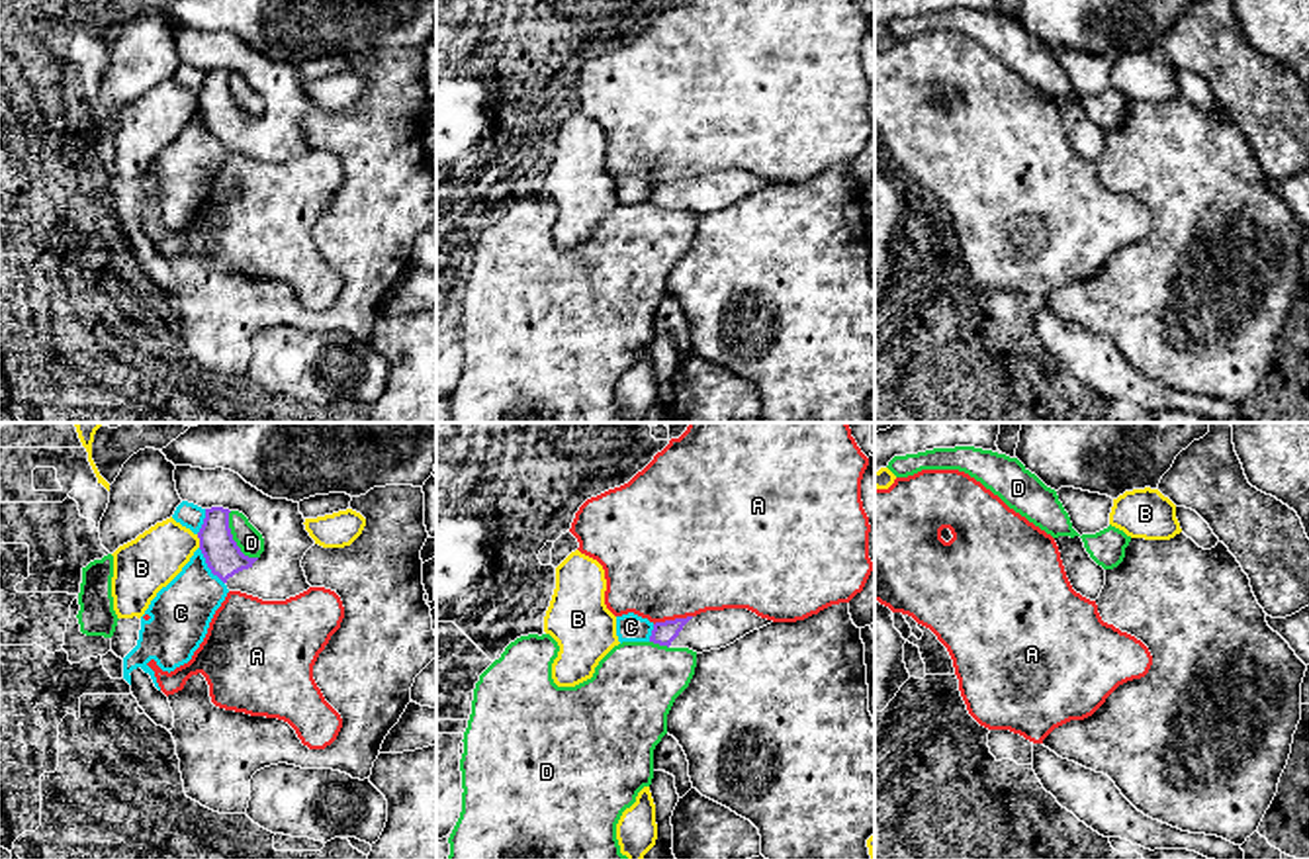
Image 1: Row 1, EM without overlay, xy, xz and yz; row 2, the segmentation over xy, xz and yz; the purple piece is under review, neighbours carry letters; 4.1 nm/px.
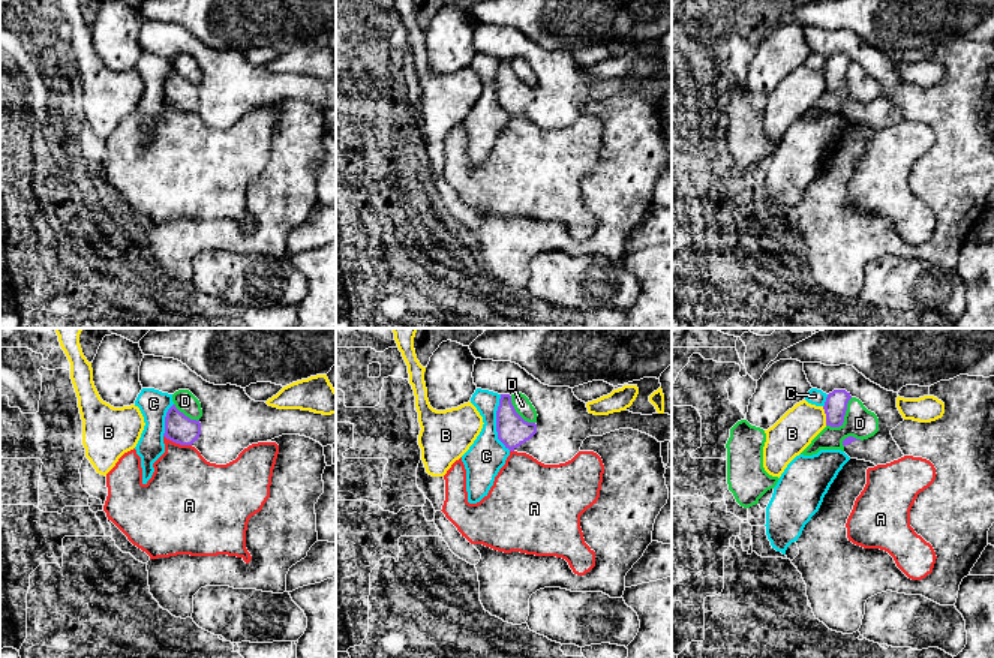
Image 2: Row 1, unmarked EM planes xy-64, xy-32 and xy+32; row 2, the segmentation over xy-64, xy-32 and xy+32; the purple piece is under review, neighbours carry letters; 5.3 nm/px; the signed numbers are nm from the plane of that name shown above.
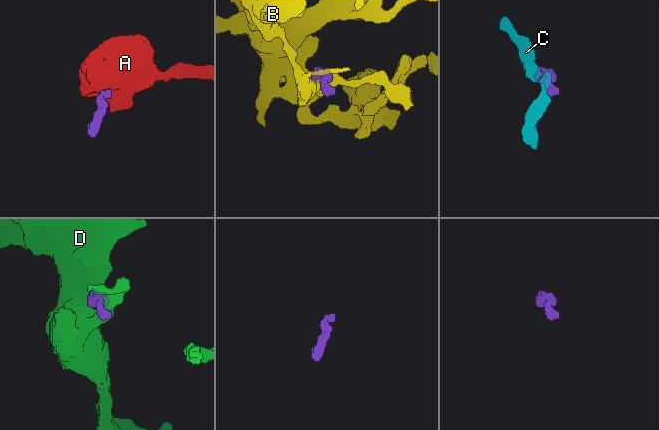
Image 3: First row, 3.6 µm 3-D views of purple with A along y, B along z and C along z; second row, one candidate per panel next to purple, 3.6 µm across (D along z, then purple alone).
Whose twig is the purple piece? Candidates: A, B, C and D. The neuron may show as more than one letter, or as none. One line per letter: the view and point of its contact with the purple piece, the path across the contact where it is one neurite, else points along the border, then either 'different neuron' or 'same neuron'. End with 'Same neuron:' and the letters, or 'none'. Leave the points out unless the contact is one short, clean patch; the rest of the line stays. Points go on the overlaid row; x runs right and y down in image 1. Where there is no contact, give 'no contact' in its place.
A: meets purple in xz at (672, 621); border along xz (691, 615), (654, 625); different neuron
B: meets purple in xy at (200, 541); different neuron
C: meets purple in xy at (208, 566); different neuron
D: meets purple in xy at (231, 539); different neuron
Same neuron: none

